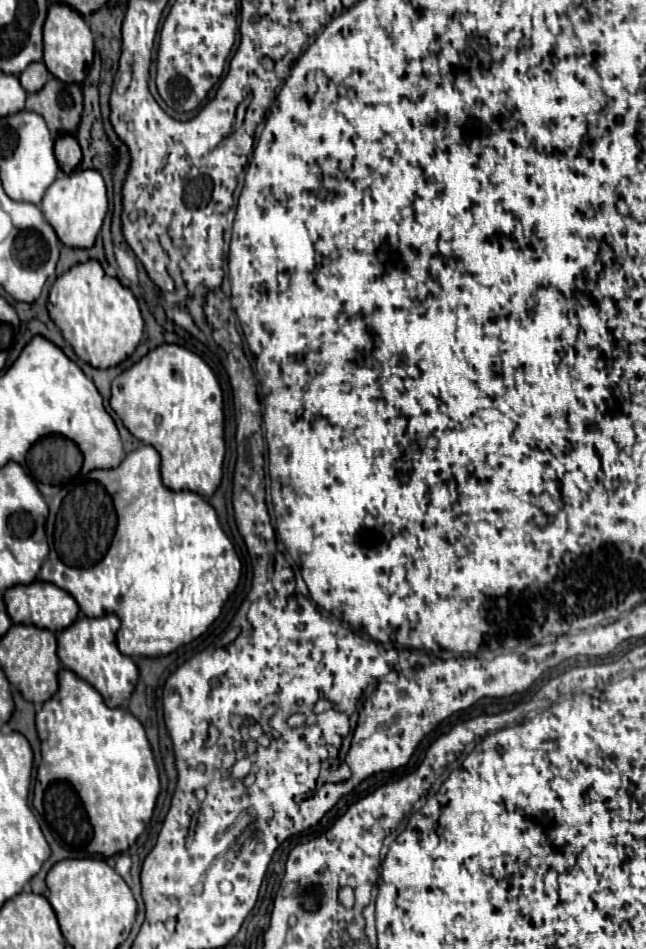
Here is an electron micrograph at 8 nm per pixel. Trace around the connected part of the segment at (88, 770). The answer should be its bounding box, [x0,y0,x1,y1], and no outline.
[33,669,159,857]

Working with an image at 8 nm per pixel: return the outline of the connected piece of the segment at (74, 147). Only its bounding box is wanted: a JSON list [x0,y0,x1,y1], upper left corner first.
[55,135,81,173]

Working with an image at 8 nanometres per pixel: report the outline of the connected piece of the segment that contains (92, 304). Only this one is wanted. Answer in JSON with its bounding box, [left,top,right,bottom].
[47,259,143,369]

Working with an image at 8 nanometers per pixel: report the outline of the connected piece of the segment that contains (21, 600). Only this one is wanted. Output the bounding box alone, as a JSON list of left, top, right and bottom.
[3,581,79,633]

